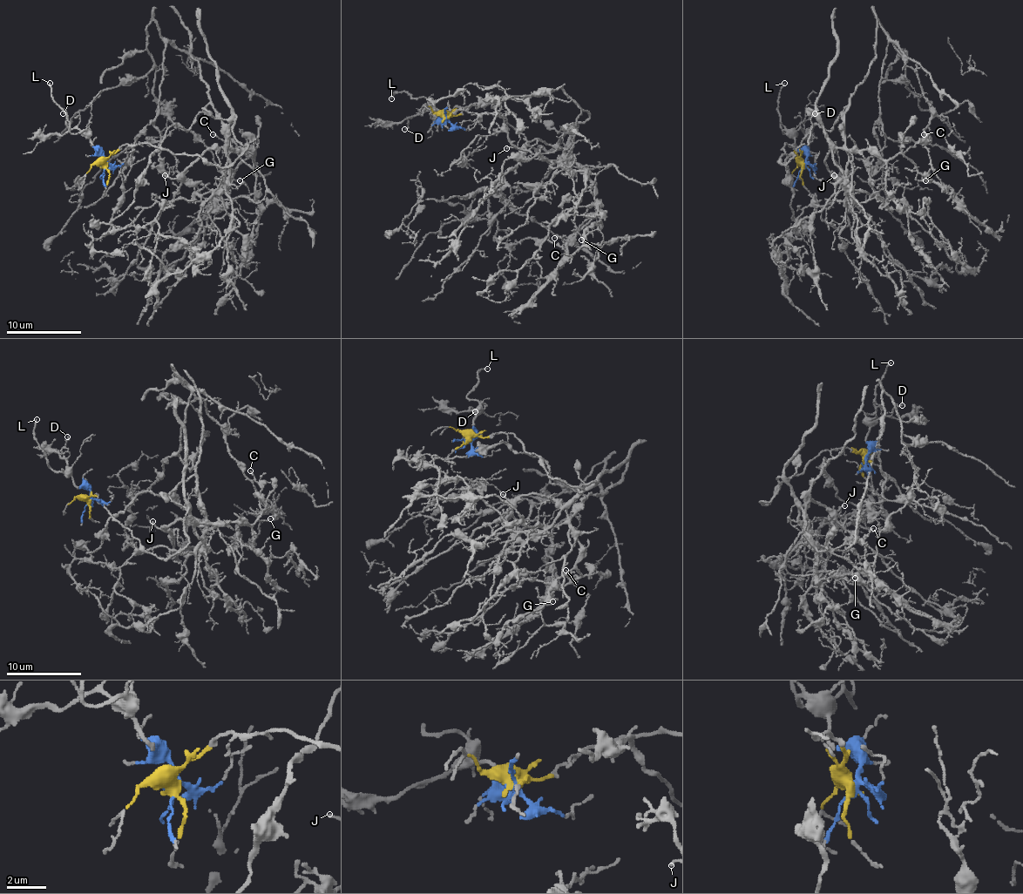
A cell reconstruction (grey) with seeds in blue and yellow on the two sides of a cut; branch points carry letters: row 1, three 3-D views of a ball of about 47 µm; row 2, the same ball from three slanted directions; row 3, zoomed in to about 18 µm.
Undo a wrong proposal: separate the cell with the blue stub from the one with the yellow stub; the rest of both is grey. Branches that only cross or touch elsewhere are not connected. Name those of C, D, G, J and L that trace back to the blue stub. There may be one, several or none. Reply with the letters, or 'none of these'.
D, L

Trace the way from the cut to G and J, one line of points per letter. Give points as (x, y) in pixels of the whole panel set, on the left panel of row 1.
G: (104, 165), (145, 143), (228, 167), (247, 146), (235, 117), (226, 145), (254, 159), (240, 180)
J: (104, 165), (123, 145), (145, 143), (228, 167), (247, 146), (235, 117), (222, 146), (164, 175)

